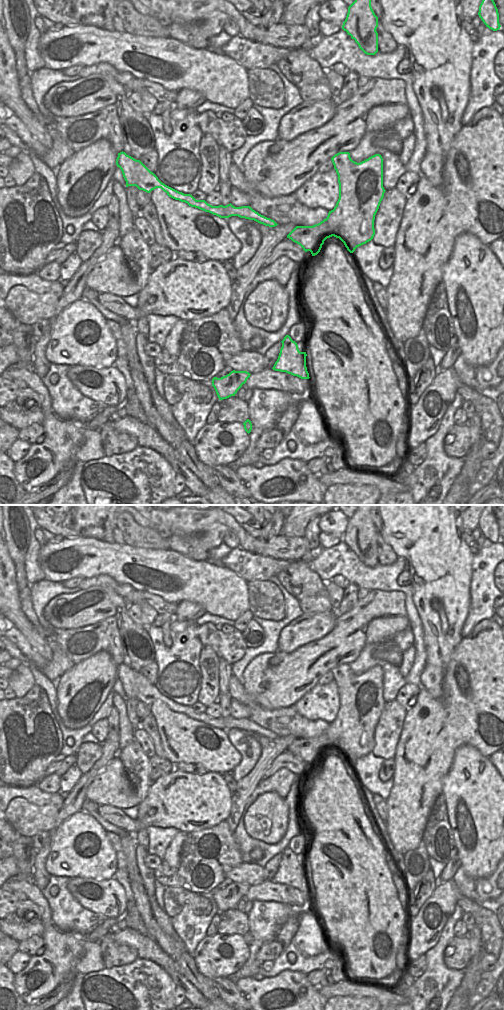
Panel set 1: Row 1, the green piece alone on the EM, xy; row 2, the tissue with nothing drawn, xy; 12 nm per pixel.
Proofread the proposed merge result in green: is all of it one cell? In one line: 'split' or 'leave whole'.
leave whole

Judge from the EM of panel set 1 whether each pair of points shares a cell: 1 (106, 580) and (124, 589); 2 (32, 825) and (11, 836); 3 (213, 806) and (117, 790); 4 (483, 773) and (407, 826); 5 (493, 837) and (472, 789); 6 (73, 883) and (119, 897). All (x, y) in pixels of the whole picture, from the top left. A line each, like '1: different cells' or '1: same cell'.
1: same cell
2: different cells
3: different cells
4: different cells
5: same cell
6: same cell

